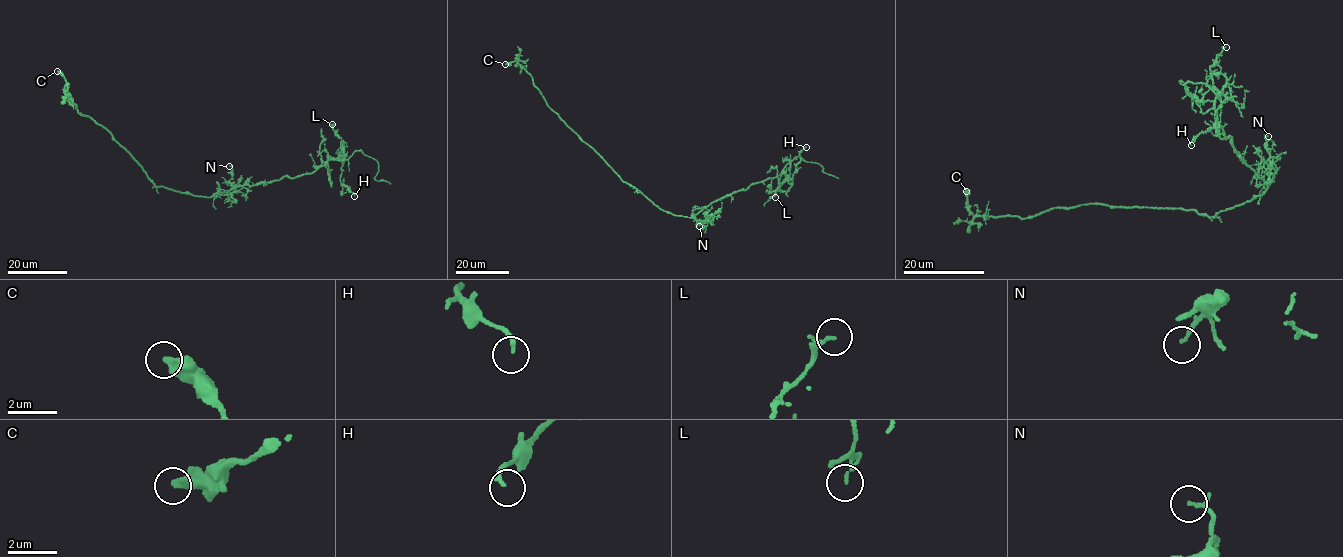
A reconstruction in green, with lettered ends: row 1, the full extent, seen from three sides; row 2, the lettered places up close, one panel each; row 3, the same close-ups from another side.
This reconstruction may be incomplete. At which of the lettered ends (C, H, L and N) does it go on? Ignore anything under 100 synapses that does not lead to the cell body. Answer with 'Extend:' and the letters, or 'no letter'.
Extend: no letter

